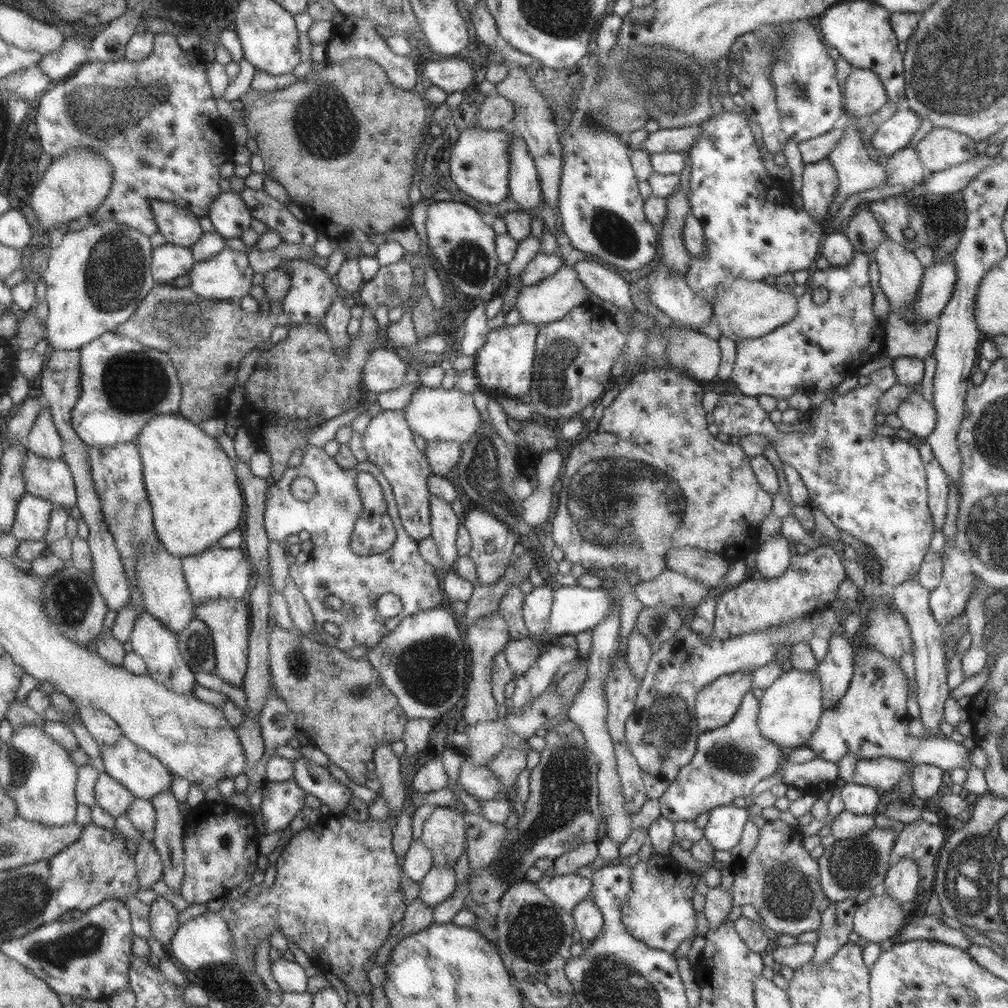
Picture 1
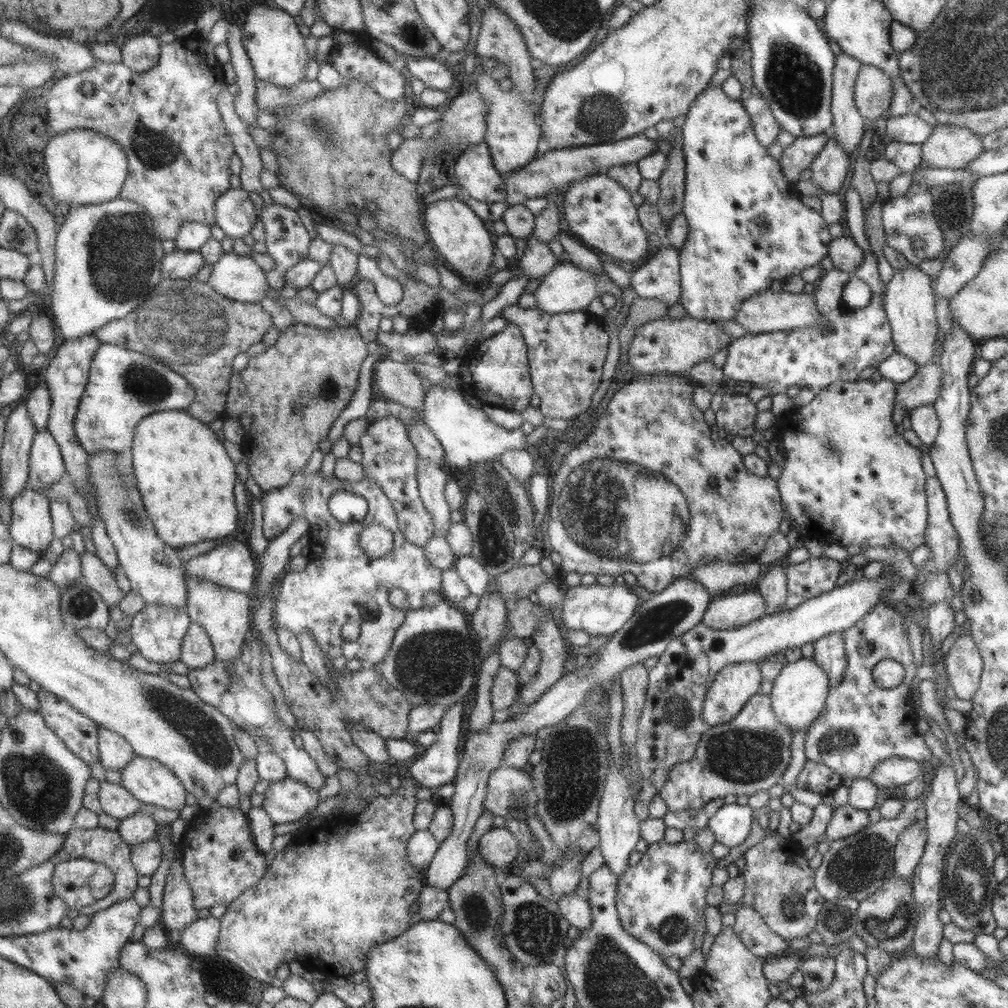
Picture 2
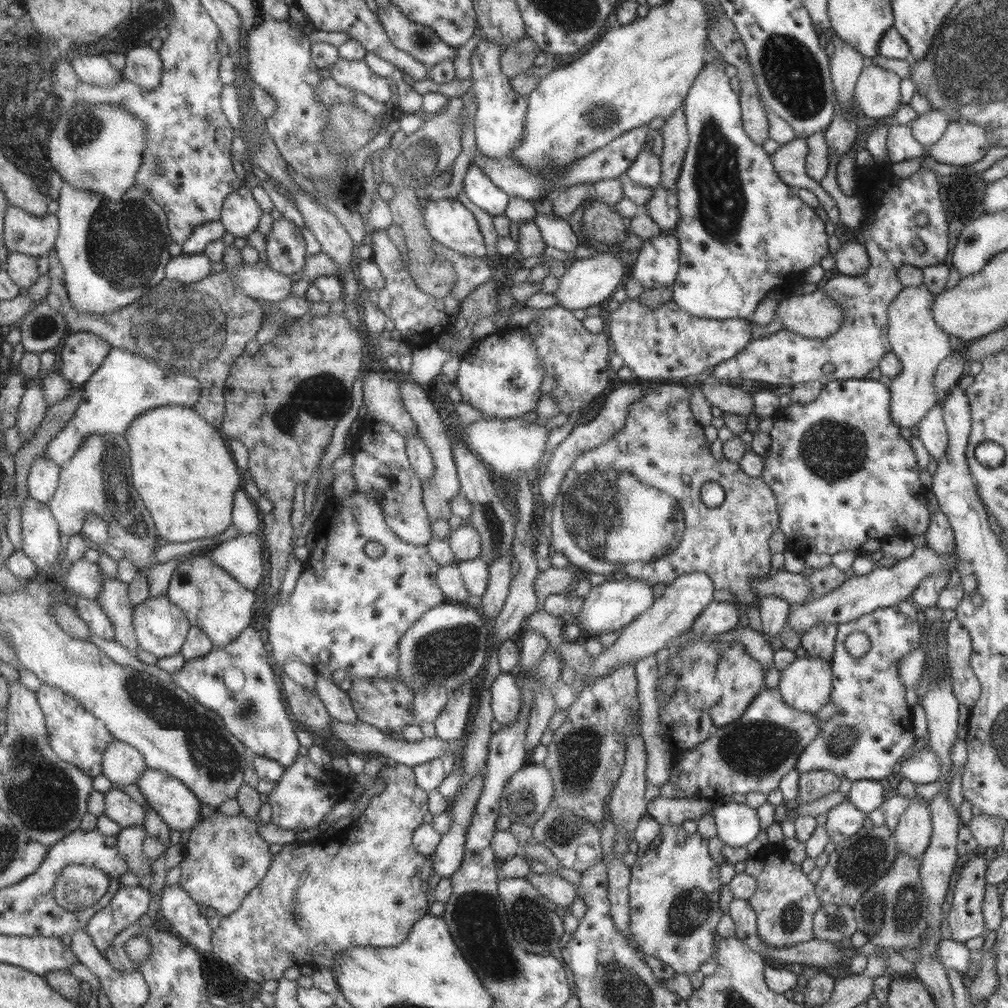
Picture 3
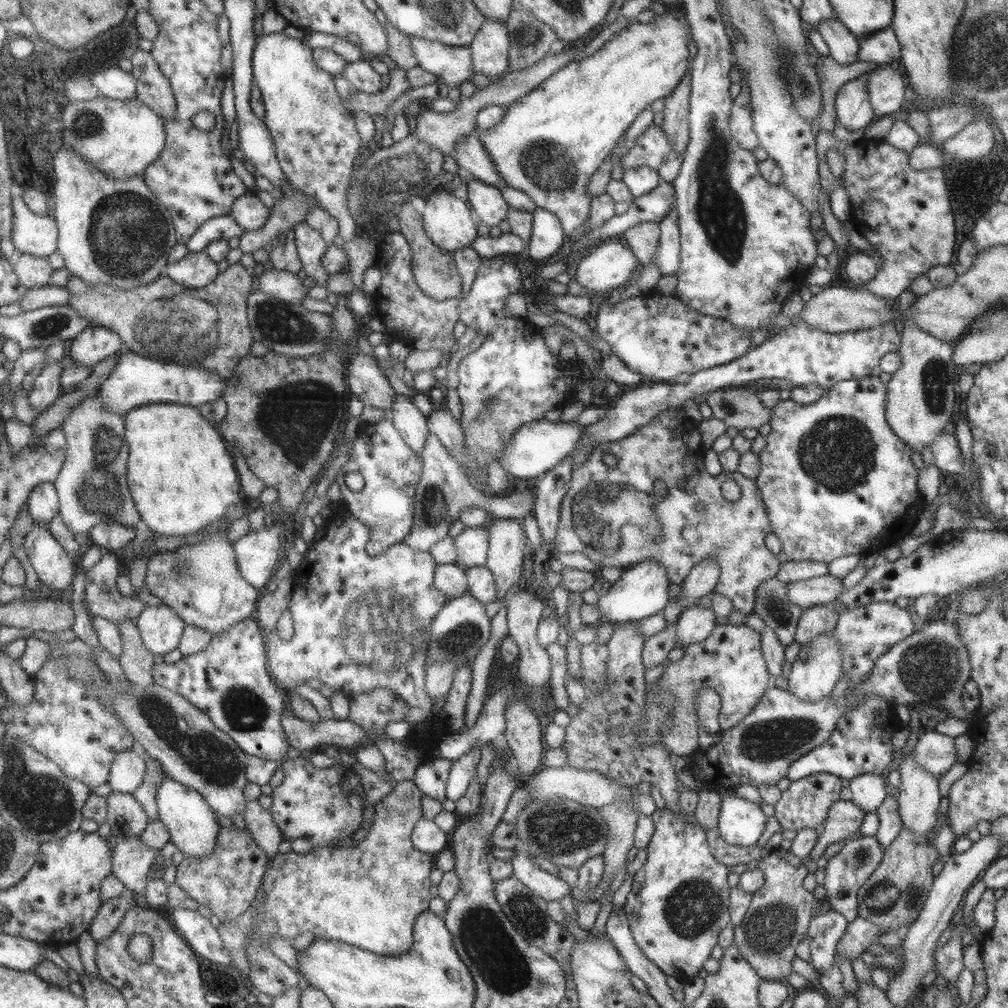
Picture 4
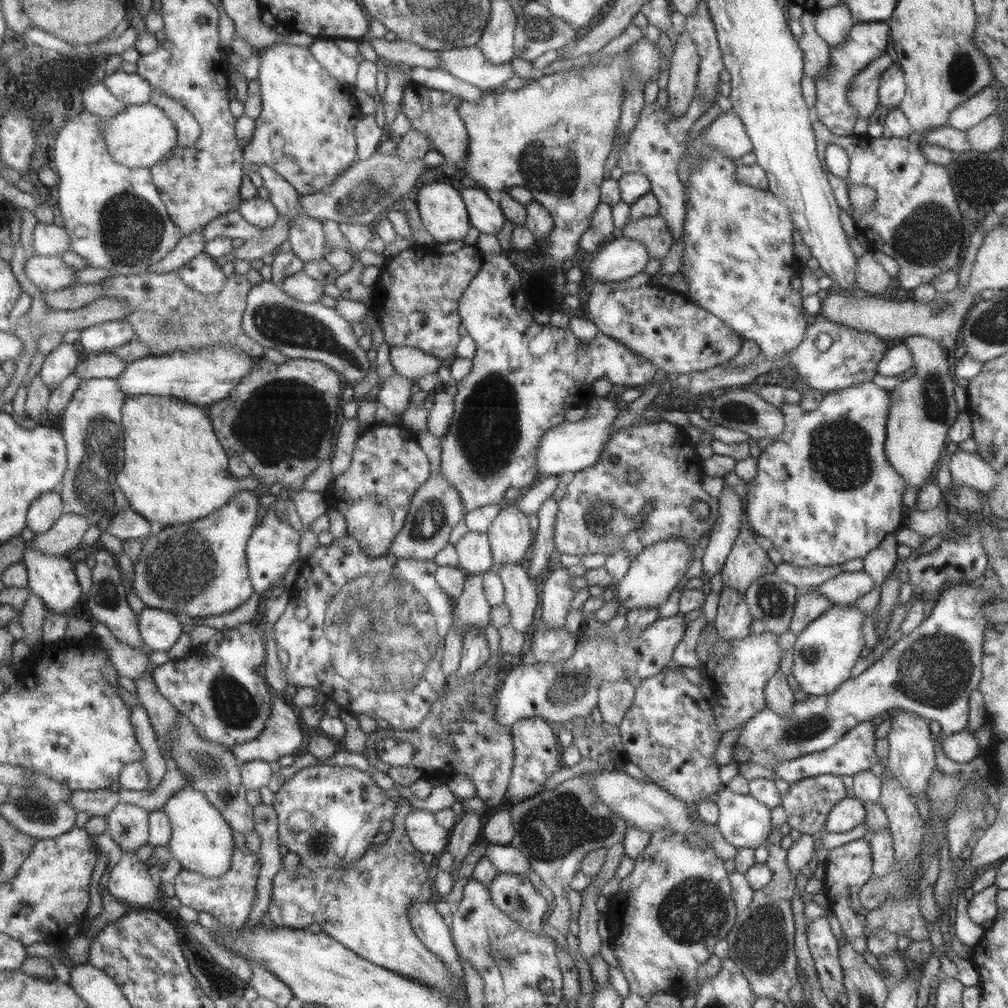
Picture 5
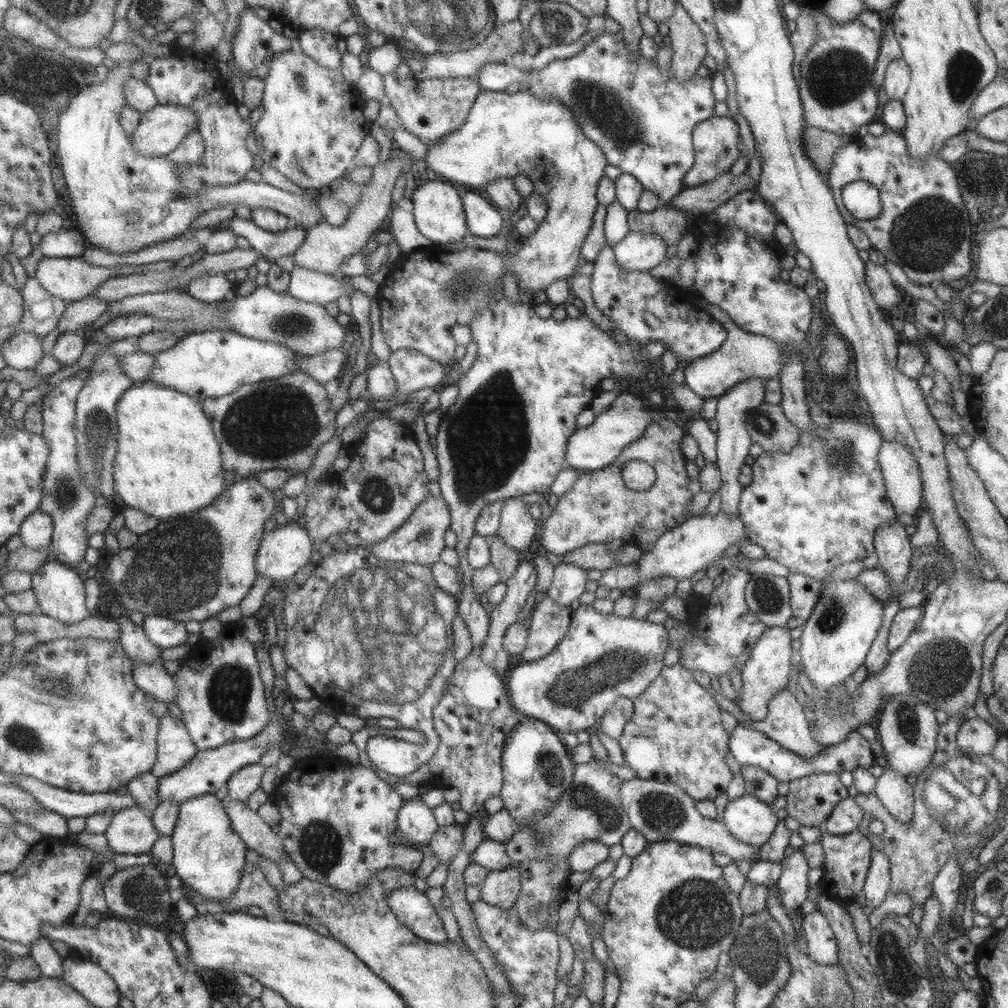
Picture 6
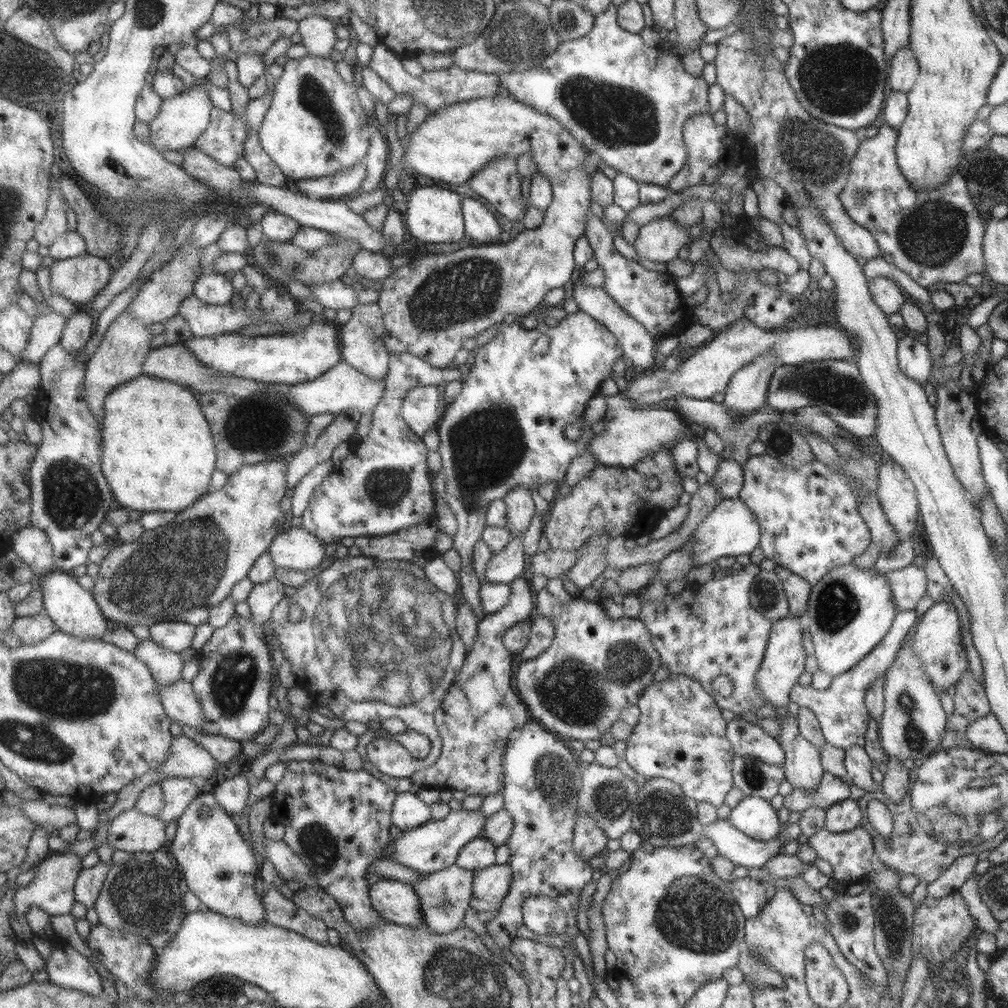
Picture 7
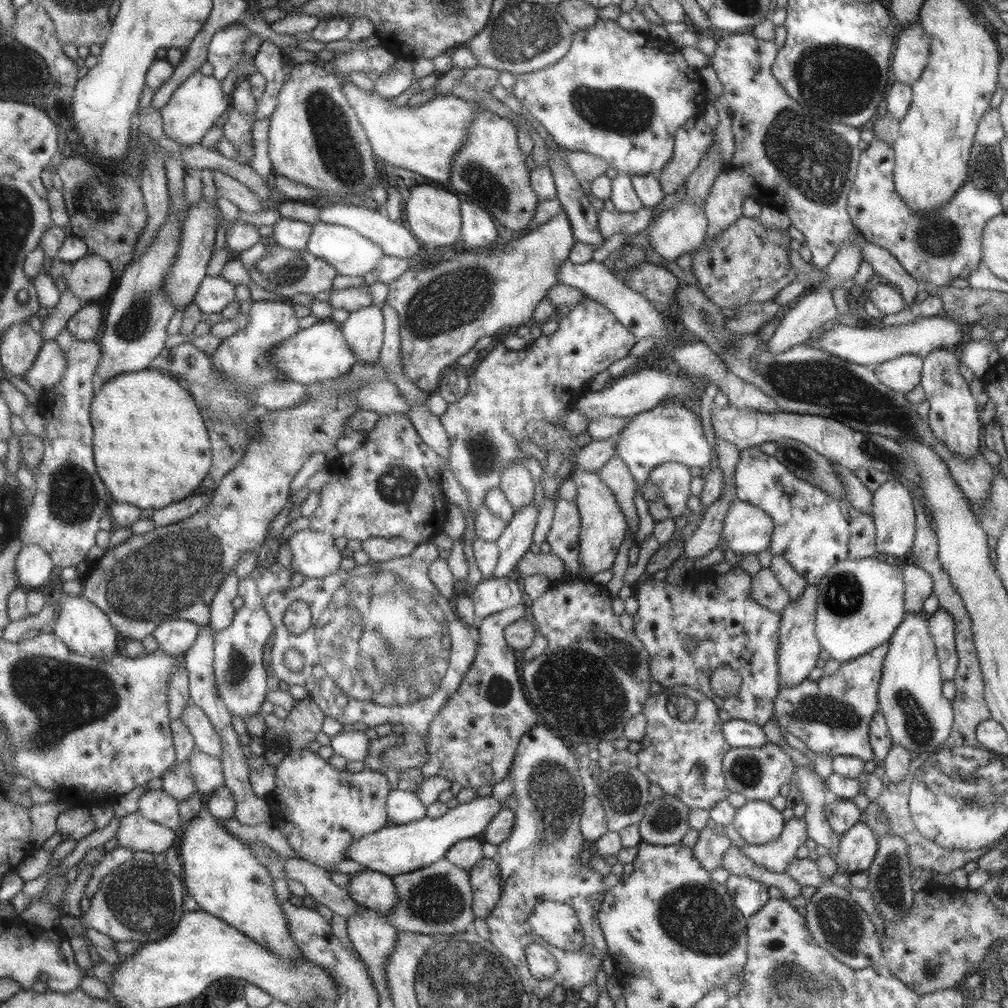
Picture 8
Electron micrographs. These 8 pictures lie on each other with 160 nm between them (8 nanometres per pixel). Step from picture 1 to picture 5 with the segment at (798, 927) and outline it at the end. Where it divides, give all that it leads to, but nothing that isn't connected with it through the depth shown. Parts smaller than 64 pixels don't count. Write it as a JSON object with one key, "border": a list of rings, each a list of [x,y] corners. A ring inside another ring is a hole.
{"border":[[[777,827],[770,830],[762,843],[768,857],[764,863],[771,870],[771,880],[765,887],[753,891],[752,900],[743,911],[736,914],[735,923],[727,934],[728,958],[737,965],[747,979],[753,997],[771,999],[789,1004],[787,991],[798,982],[795,966],[798,960],[794,954],[794,920],[790,908],[795,890],[795,876],[787,869],[786,850],[779,847],[782,836]]]}

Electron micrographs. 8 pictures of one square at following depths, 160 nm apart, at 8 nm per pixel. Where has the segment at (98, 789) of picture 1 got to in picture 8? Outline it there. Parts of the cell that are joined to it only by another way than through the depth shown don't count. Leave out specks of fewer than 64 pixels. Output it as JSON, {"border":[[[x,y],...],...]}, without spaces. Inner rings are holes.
{"border":[[[139,811],[129,813],[120,819],[115,836],[119,839],[120,845],[125,848],[151,852],[162,859],[164,854],[179,841],[180,832],[149,820]]]}

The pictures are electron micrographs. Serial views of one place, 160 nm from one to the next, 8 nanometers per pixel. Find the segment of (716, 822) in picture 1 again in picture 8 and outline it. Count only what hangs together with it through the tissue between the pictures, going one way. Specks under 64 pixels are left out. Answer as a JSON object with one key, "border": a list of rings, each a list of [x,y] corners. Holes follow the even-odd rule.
{"border":[[[748,800],[736,808],[732,824],[747,844],[765,844],[777,840],[785,820],[767,801]]]}

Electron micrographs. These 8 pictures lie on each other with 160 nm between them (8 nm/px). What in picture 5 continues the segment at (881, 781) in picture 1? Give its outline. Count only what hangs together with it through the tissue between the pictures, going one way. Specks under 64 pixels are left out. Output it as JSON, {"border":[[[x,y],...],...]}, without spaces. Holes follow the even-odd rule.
{"border":[[[965,727],[959,732],[948,734],[941,739],[941,750],[949,760],[963,764],[963,762],[969,762],[977,757],[982,748],[979,747],[973,731]]]}

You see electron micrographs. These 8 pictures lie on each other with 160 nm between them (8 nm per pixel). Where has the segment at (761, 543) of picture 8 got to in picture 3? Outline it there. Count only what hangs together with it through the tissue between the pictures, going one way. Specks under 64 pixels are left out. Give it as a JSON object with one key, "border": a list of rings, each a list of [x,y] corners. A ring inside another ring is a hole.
{"border":[[[624,577],[622,580],[603,581],[602,584],[591,587],[583,597],[582,609],[576,615],[576,621],[589,636],[613,632],[623,628],[645,612],[654,603],[652,584],[635,577]]]}

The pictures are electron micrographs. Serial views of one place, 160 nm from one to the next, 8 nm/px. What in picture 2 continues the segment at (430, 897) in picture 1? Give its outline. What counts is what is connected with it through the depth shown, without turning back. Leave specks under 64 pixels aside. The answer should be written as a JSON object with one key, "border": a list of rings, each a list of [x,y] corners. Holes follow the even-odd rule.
{"border":[[[679,577],[672,580],[663,590],[652,593],[633,613],[633,616],[608,640],[588,656],[587,663],[573,672],[565,673],[555,684],[552,684],[538,700],[522,704],[522,712],[514,714],[501,723],[492,723],[475,734],[469,734],[463,748],[453,794],[445,802],[452,812],[452,827],[449,834],[438,844],[434,857],[423,872],[424,884],[447,891],[449,886],[459,880],[467,864],[467,839],[473,830],[475,820],[481,816],[486,799],[487,781],[495,768],[501,765],[502,753],[509,741],[521,735],[535,733],[544,726],[560,723],[572,710],[582,705],[585,697],[594,686],[607,690],[613,678],[618,678],[625,668],[634,663],[643,663],[650,657],[658,657],[676,636],[681,636],[700,622],[704,610],[712,596],[694,578]]]}

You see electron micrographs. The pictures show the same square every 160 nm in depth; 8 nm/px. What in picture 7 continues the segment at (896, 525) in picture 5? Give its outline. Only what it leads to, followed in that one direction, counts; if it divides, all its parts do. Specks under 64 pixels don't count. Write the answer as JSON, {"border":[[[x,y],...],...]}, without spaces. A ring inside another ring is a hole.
{"border":[[[868,448],[859,449],[859,459],[841,457],[845,473],[839,473],[837,469],[827,469],[816,460],[801,466],[801,469],[791,469],[765,453],[747,458],[742,466],[743,484],[737,498],[755,514],[760,532],[757,547],[761,549],[764,558],[780,564],[813,586],[828,570],[851,563],[869,546],[870,534],[859,516],[857,503],[860,496],[856,492],[859,487],[865,487],[868,493],[876,492],[878,468],[869,451]]]}

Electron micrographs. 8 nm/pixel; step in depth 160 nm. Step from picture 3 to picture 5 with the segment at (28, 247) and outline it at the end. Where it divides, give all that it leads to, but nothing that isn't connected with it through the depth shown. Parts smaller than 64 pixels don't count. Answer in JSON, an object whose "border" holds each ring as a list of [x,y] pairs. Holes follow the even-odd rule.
{"border":[[[39,221],[34,245],[41,256],[62,256],[72,250],[72,238],[65,227]]]}

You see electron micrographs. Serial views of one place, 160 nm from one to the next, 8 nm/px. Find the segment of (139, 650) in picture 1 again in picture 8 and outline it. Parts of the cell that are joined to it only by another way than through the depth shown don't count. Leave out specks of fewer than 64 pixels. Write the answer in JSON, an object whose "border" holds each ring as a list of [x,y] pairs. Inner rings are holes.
{"border":[[[176,618],[159,625],[153,636],[159,644],[159,650],[183,656],[197,638],[200,627],[193,621]]]}

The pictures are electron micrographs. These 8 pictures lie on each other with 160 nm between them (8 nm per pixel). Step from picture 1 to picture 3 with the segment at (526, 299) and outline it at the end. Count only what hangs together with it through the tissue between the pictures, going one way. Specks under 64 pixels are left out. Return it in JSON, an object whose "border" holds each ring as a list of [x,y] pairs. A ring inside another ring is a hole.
{"border":[[[594,253],[592,257],[582,259],[572,259],[565,265],[563,275],[558,278],[559,287],[554,293],[559,306],[569,310],[603,305],[612,296],[612,293],[621,287],[621,280],[625,276],[625,262],[613,253]]]}

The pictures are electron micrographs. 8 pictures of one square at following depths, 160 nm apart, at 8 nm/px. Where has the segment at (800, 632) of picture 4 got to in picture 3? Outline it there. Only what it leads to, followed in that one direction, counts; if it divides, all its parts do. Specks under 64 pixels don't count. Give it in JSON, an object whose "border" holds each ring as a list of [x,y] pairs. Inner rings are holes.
{"border":[[[825,623],[813,625],[800,635],[800,645],[807,655],[823,657],[823,660],[831,662],[830,656],[834,647],[837,623]]]}

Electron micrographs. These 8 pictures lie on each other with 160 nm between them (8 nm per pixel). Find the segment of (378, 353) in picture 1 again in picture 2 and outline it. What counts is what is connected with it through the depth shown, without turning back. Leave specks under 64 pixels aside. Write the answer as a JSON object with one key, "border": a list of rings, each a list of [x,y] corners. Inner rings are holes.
{"border":[[[382,356],[374,363],[372,384],[382,394],[382,399],[417,411],[419,413],[417,422],[423,422],[423,399],[427,389],[421,386],[421,377],[413,371],[412,367],[402,361],[394,361]]]}

